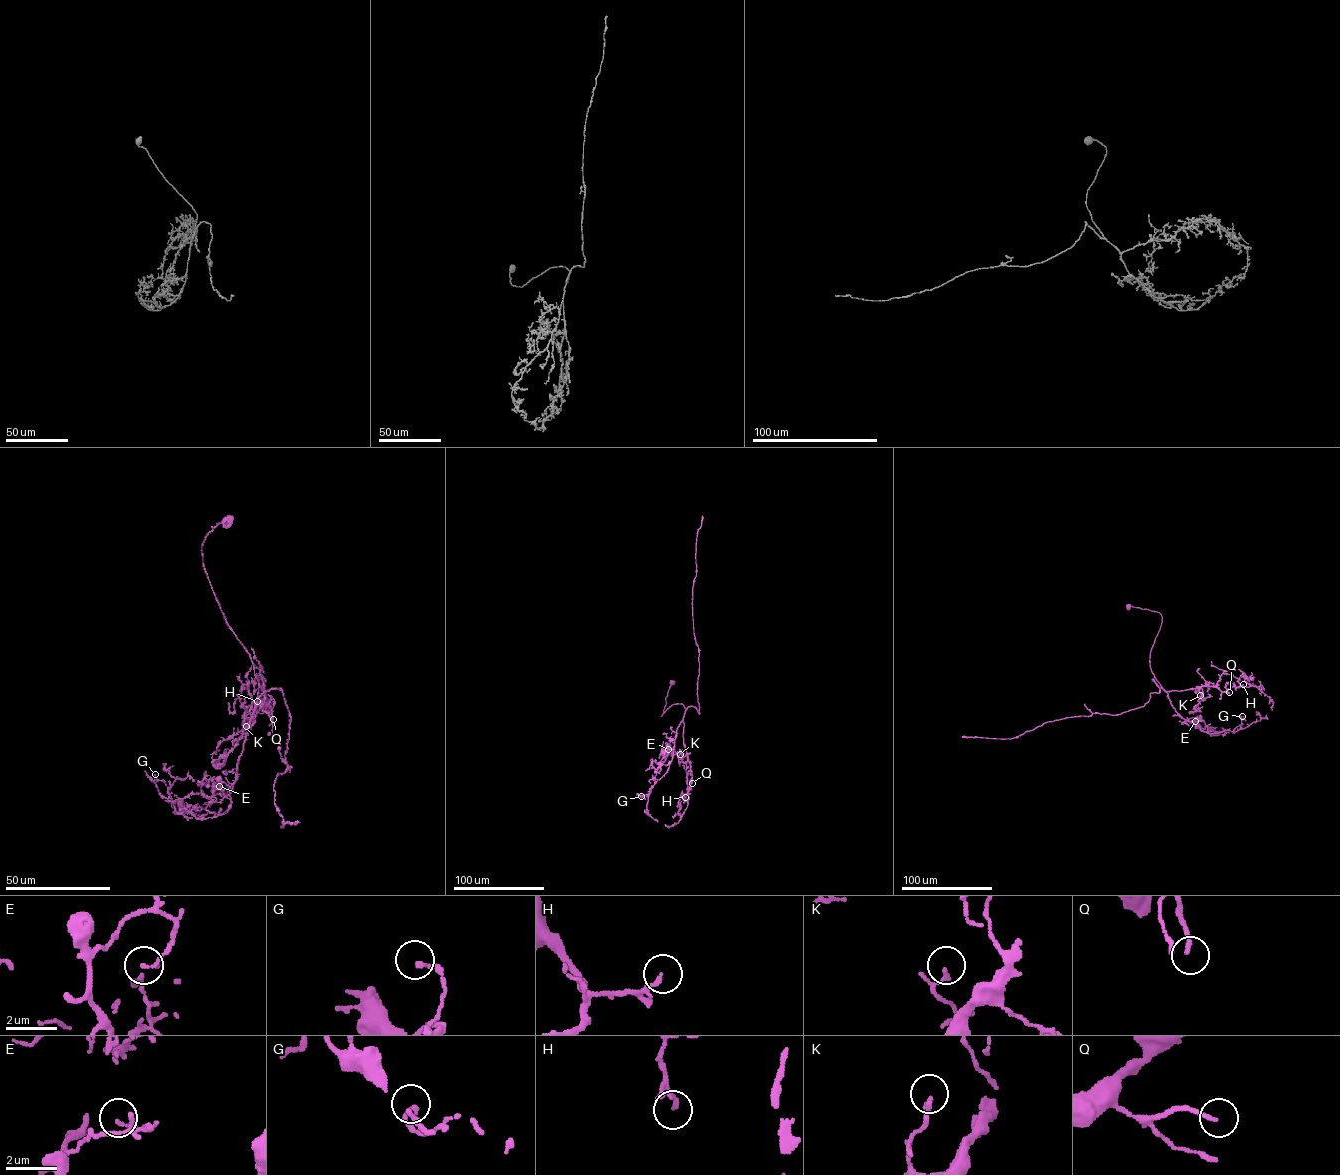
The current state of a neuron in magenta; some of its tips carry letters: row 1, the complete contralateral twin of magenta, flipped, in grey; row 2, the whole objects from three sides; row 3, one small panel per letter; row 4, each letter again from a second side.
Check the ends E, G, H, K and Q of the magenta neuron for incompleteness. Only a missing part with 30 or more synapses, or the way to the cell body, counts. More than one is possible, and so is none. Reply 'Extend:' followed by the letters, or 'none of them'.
Extend: Q

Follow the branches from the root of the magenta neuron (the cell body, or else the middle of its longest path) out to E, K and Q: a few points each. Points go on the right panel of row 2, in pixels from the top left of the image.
E: (1129, 607), (1161, 614), (1162, 623), (1150, 652), (1151, 672), (1175, 711), (1195, 725), (1195, 721)
K: (1129, 607), (1161, 615), (1149, 664), (1161, 687), (1166, 691), (1201, 688), (1200, 695)
Q: (1129, 607), (1149, 609), (1161, 615), (1149, 664), (1166, 691), (1207, 686), (1229, 692)

